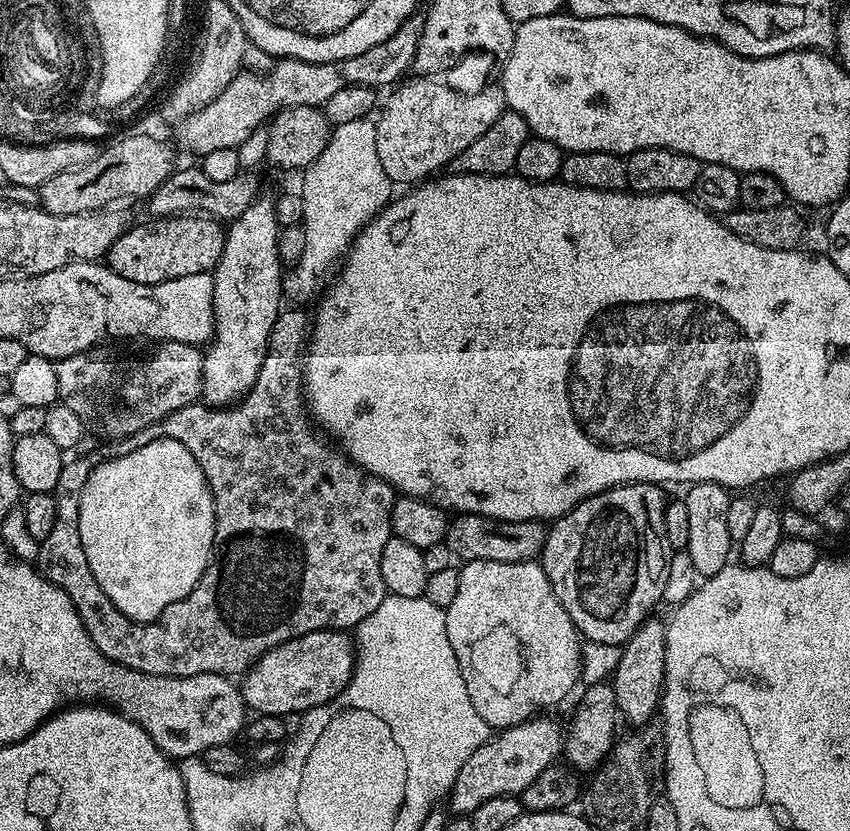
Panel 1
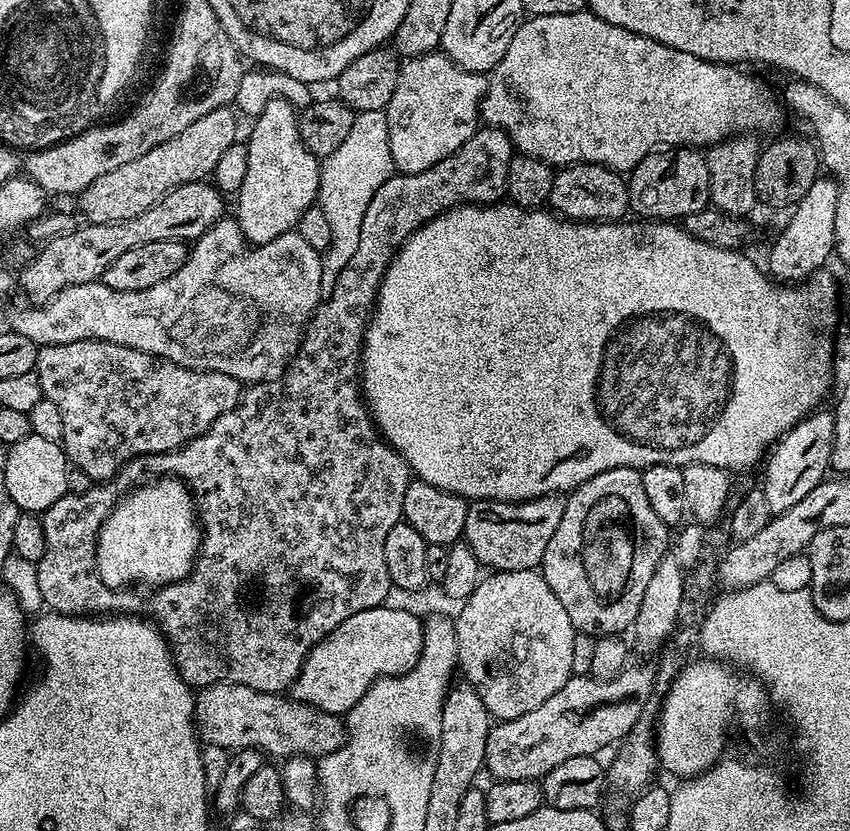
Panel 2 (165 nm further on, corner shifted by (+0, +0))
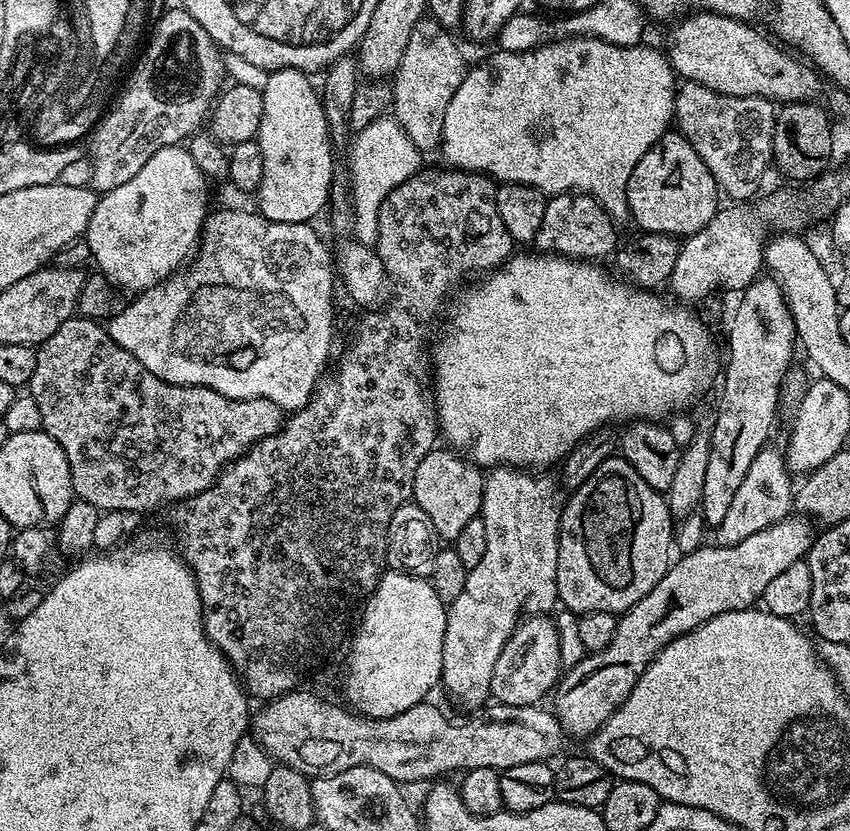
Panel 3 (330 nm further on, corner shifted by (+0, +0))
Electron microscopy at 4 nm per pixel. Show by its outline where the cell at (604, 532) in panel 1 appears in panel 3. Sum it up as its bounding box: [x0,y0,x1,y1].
[558,455,674,614]

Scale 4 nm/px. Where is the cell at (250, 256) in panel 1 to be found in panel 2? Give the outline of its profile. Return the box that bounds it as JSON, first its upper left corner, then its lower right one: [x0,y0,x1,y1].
[235,100,321,245]

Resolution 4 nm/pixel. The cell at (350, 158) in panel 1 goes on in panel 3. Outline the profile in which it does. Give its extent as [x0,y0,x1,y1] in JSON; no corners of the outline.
[346,114,422,246]

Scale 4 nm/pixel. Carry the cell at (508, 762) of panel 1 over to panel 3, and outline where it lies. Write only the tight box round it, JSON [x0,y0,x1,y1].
[554,514,814,738]

